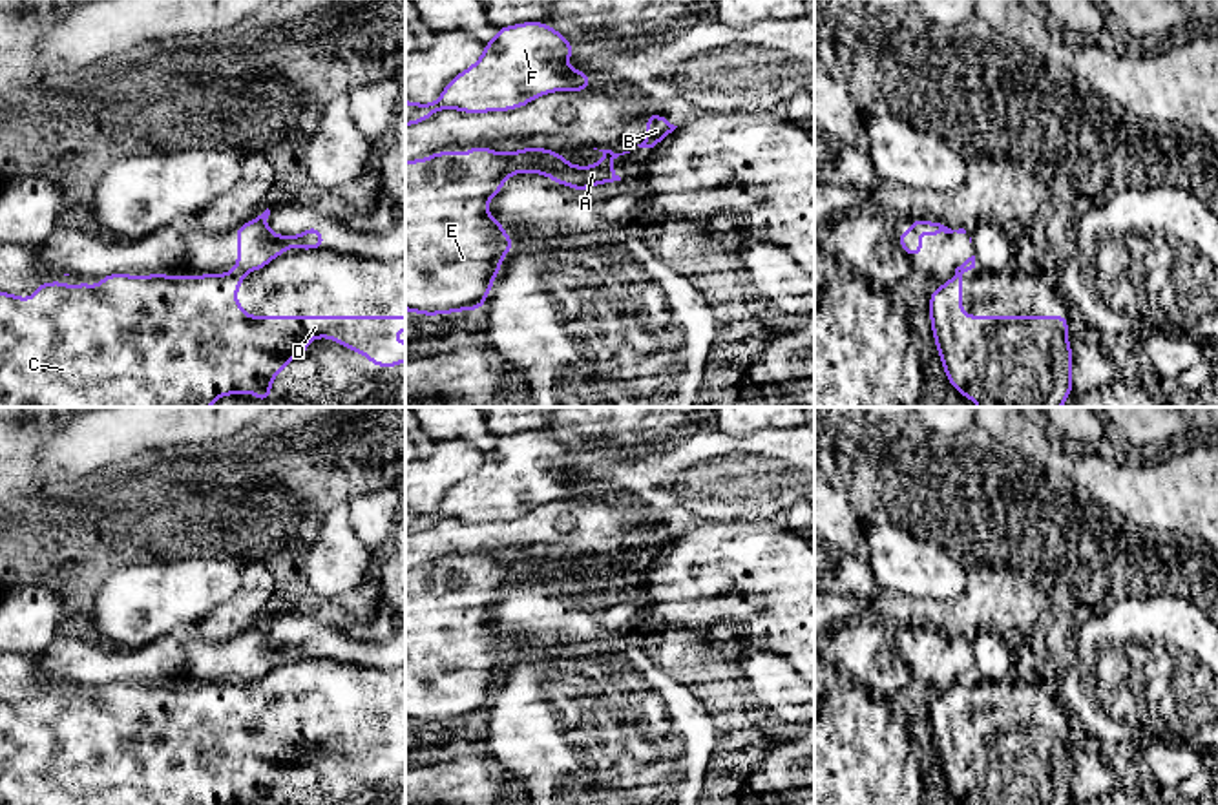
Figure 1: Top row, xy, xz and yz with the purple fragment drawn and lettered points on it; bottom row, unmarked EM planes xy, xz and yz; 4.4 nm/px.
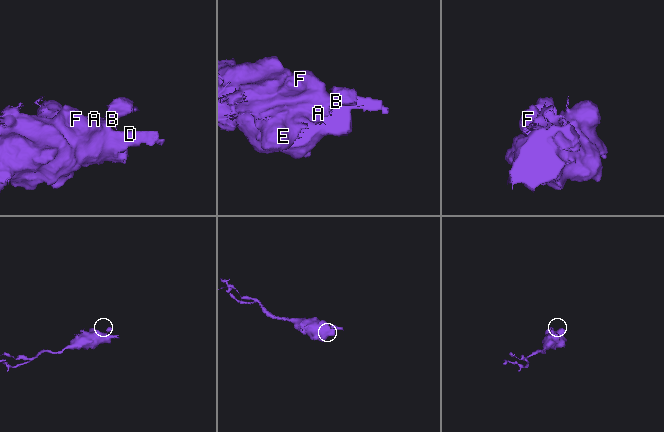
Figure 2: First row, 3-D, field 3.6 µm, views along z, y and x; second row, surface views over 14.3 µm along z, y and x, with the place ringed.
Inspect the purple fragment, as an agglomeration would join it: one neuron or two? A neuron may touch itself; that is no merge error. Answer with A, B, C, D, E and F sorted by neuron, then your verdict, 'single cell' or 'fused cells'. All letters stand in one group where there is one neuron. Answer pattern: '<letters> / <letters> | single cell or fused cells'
A C D E F / B | fused cells

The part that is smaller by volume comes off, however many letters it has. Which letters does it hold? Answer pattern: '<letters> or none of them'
B

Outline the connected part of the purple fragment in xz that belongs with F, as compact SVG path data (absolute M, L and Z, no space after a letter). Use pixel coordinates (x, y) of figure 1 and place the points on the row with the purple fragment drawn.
M544 22L499 27L482 57L449 80L438 100L405 100L405 126L440 110L508 111L551 91L590 89L590 75L566 66L572 53L572 42Z

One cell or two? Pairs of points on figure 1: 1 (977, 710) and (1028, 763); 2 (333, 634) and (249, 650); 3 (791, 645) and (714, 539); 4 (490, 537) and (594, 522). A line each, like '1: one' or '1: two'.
1: one
2: one
3: one
4: one

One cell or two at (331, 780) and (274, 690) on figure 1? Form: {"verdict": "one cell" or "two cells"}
{"verdict": "one cell"}

